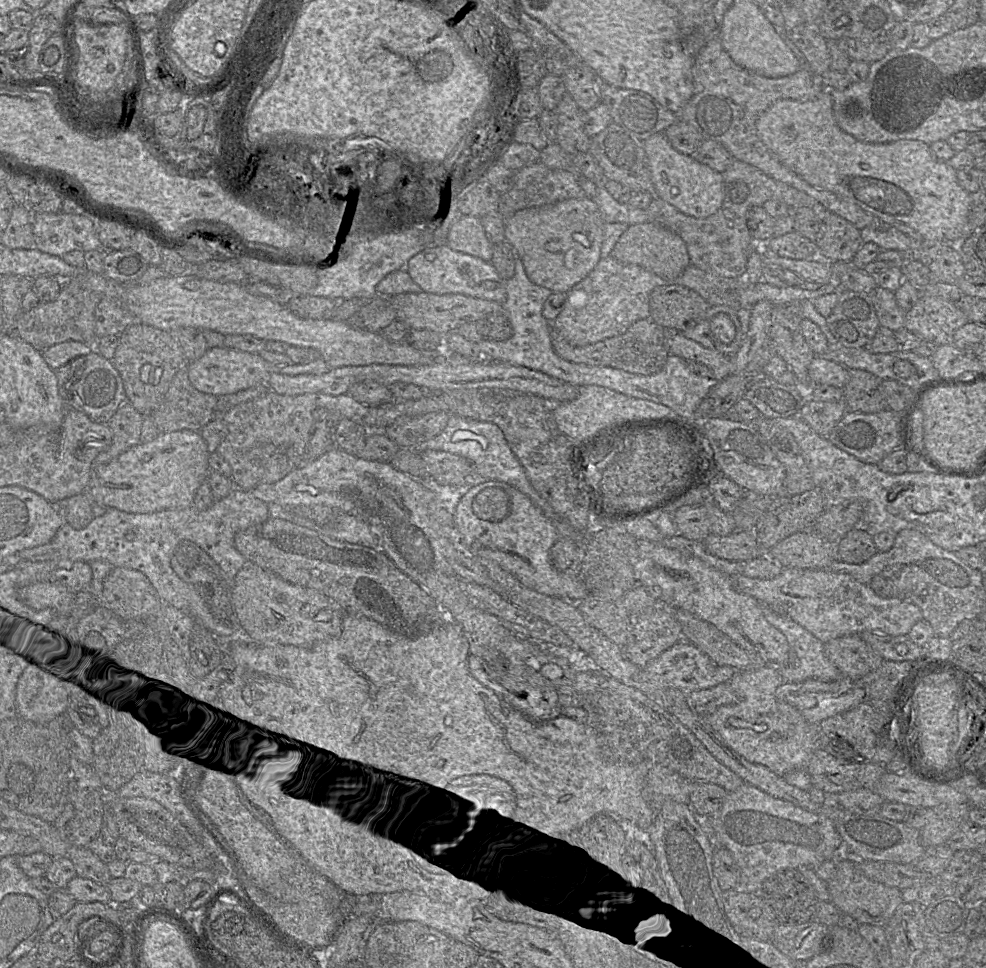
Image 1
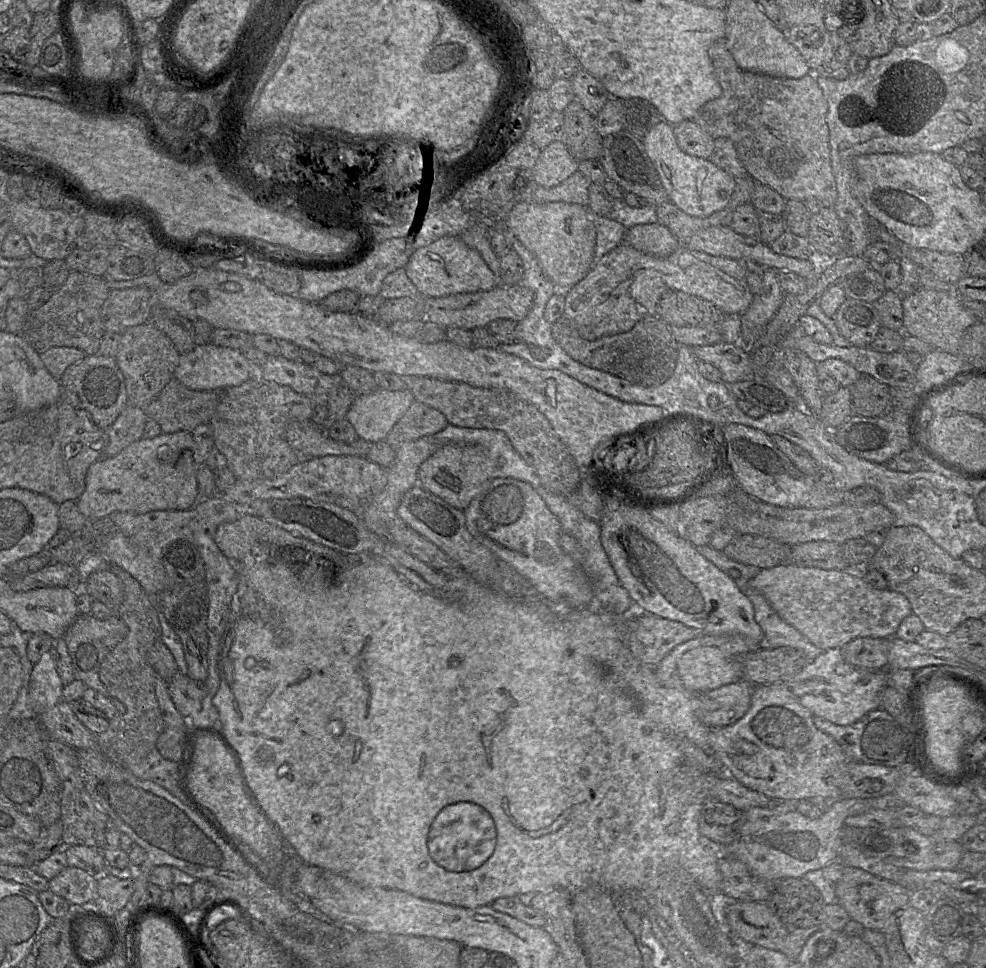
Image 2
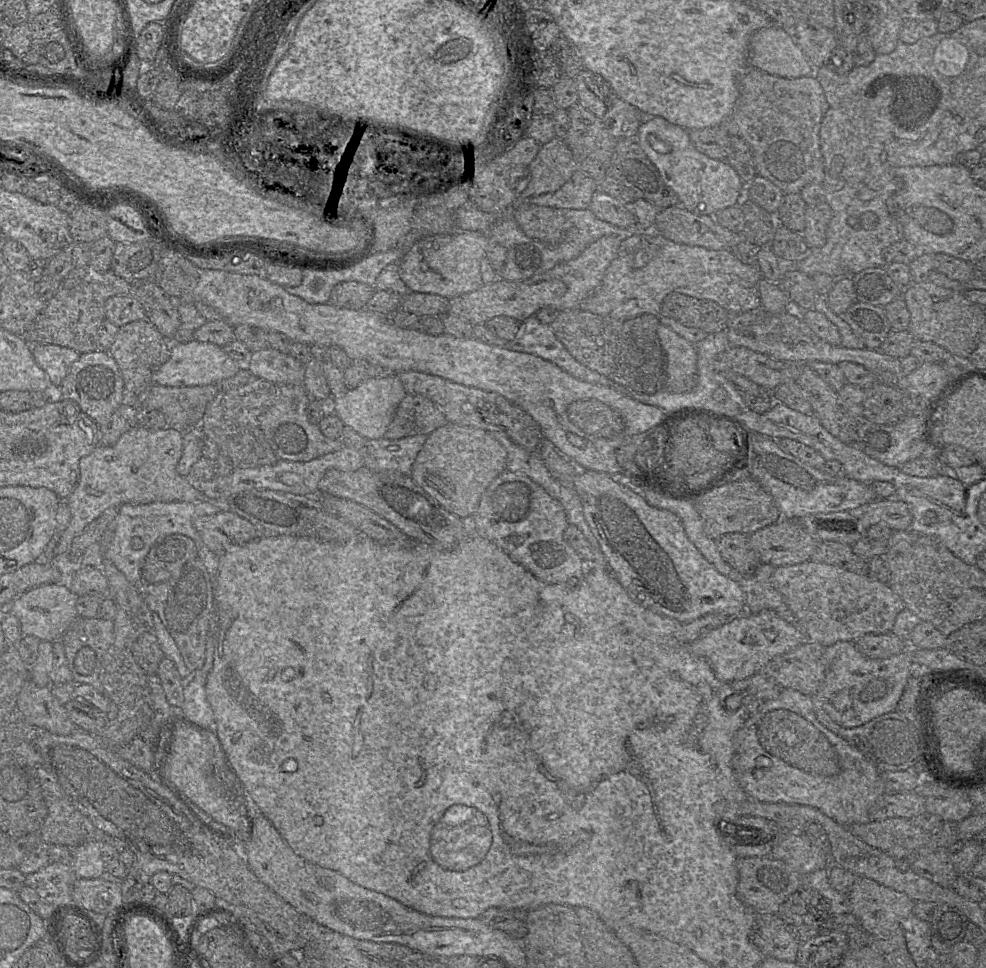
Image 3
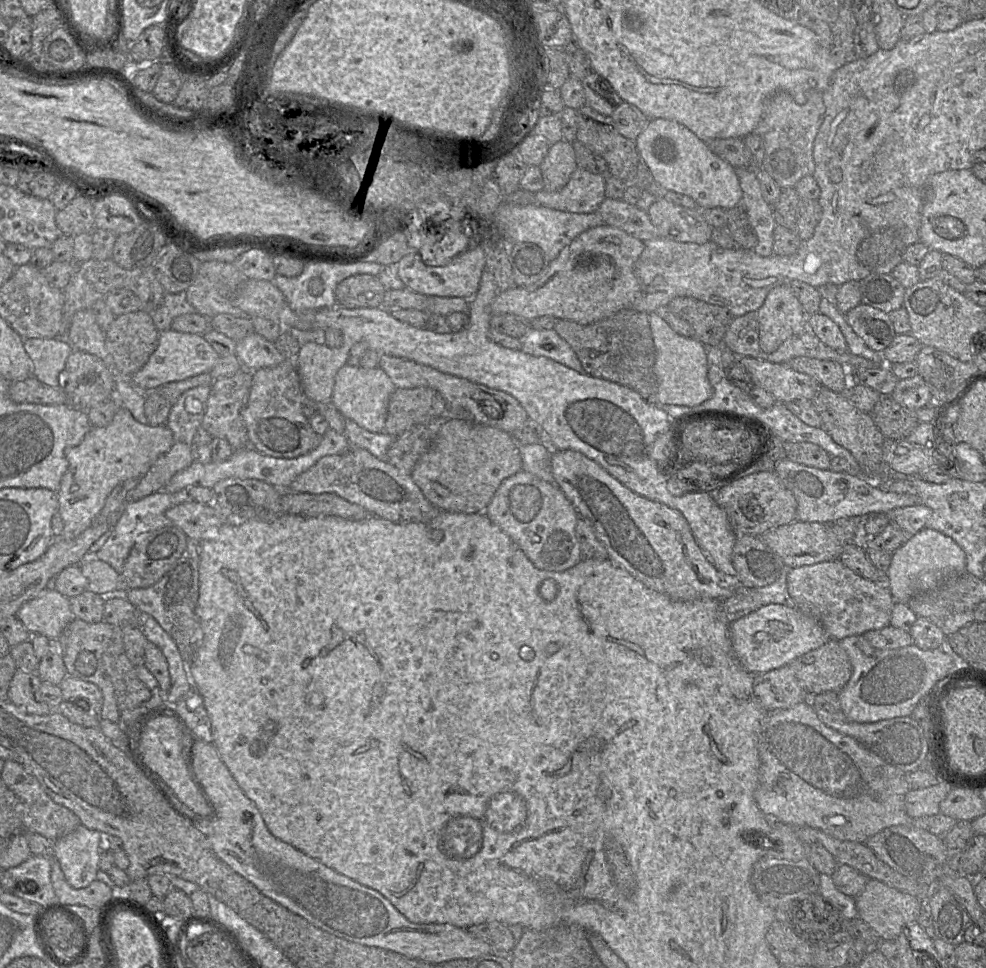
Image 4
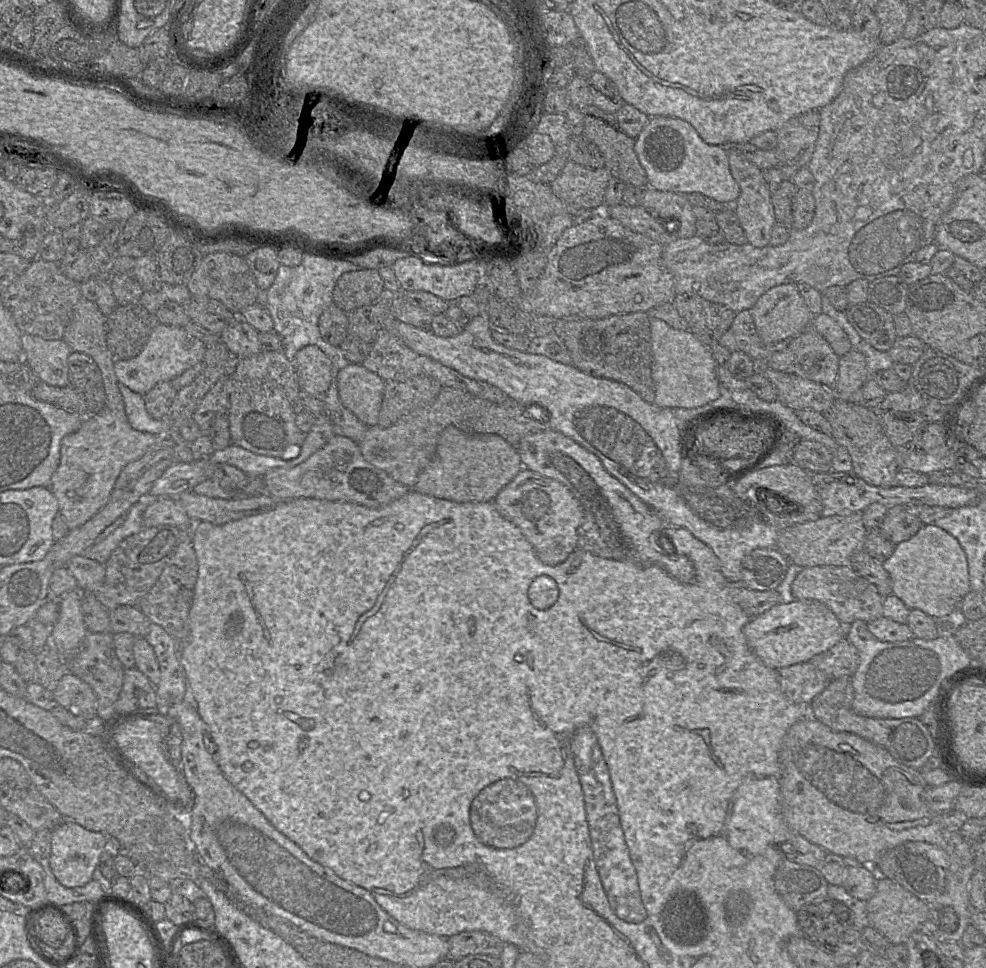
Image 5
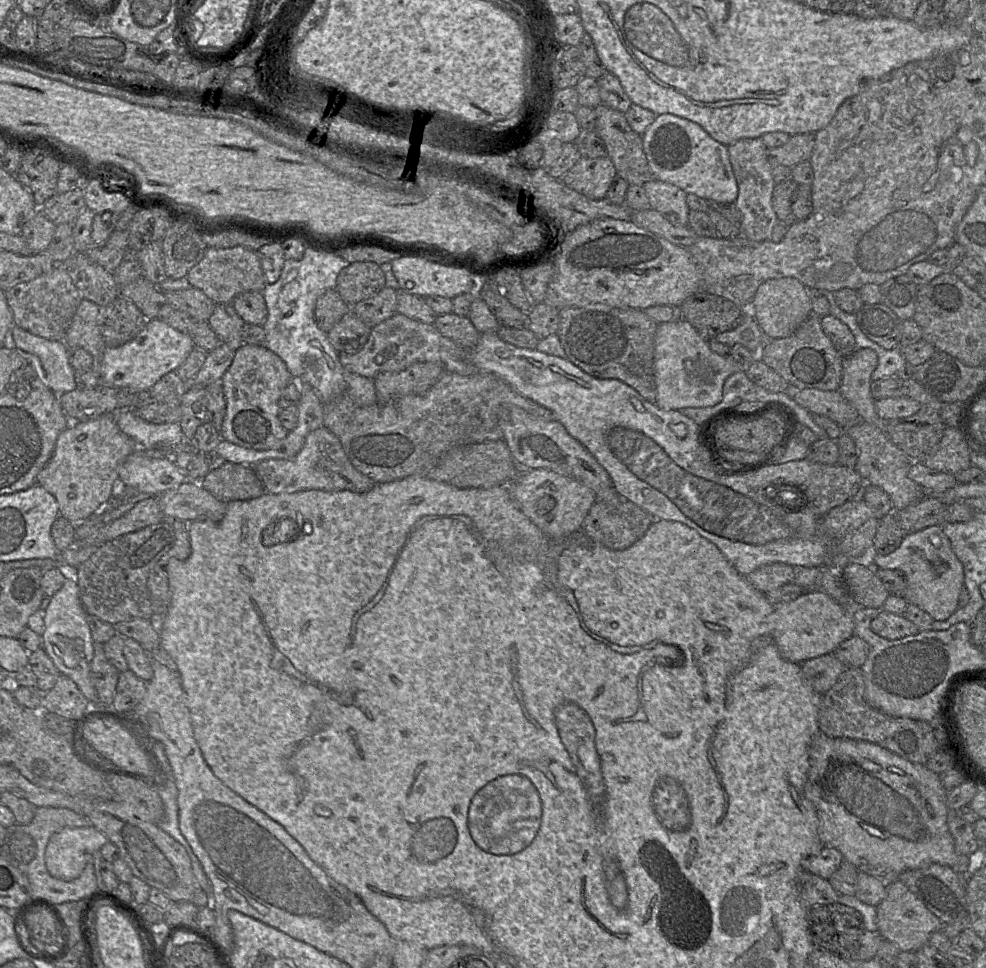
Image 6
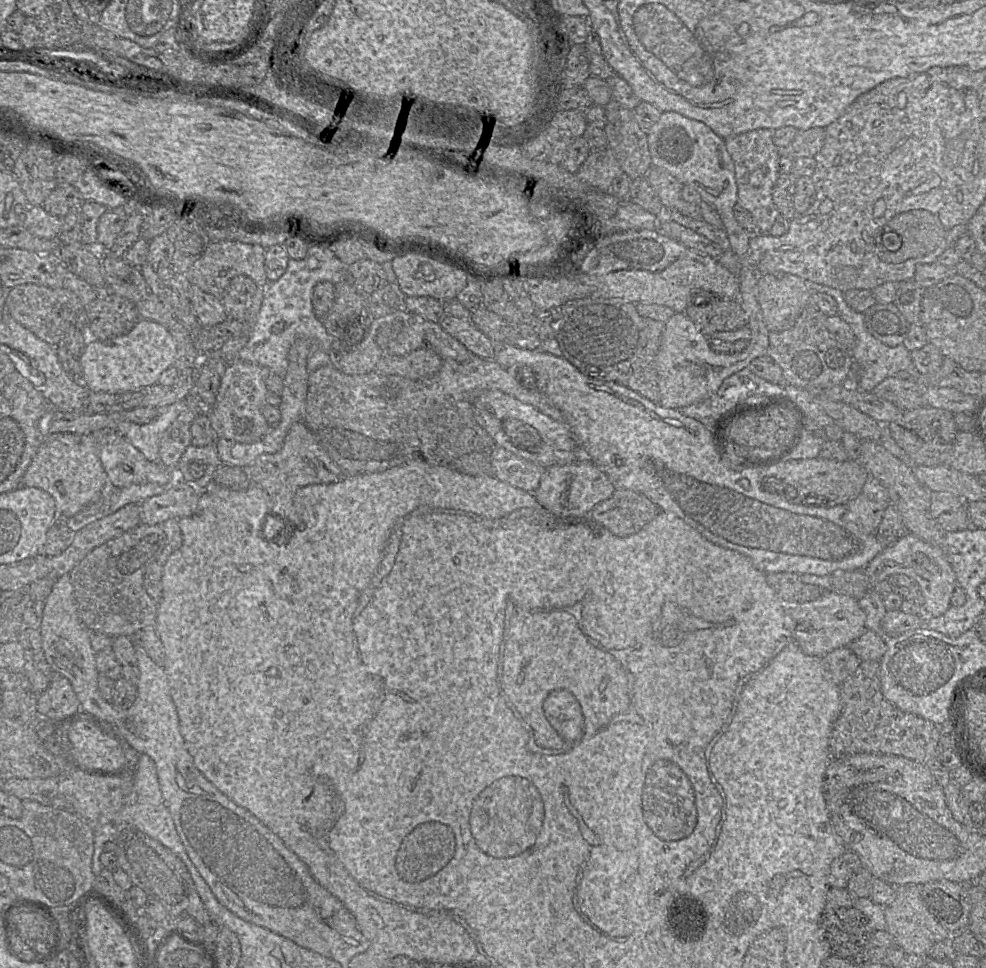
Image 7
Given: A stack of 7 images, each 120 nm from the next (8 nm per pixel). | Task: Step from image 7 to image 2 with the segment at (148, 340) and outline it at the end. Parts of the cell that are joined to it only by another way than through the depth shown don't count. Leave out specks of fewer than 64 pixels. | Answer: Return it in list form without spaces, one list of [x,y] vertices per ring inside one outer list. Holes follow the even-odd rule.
[[[211,343],[197,345],[192,351],[182,354],[173,374],[173,378],[191,390],[214,392],[239,386],[252,377],[255,377],[255,368],[242,352]]]

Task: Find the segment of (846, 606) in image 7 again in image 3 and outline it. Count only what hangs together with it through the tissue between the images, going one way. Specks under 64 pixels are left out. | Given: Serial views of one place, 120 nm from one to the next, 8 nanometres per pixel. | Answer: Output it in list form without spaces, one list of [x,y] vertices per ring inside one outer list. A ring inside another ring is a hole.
[[[771,609],[757,613],[742,613],[727,623],[691,642],[691,651],[705,658],[716,677],[731,683],[746,679],[762,671],[774,657],[784,654],[807,641],[806,635]]]

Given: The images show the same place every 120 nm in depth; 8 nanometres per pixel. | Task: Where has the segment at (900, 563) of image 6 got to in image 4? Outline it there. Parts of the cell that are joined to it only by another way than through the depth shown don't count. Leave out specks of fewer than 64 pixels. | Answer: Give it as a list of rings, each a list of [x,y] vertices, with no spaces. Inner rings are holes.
[[[924,527],[892,553],[891,563],[886,574],[888,588],[895,601],[907,604],[913,596],[931,592],[939,588],[949,578],[957,577],[964,572],[966,572],[964,550],[951,537],[937,530]]]

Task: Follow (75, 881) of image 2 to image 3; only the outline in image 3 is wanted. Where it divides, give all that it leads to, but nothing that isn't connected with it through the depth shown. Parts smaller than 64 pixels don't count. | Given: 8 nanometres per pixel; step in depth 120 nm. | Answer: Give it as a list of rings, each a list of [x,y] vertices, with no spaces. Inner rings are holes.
[[[51,862],[41,870],[26,875],[25,886],[34,889],[42,900],[51,905],[72,902],[72,887],[76,875],[70,863]]]

